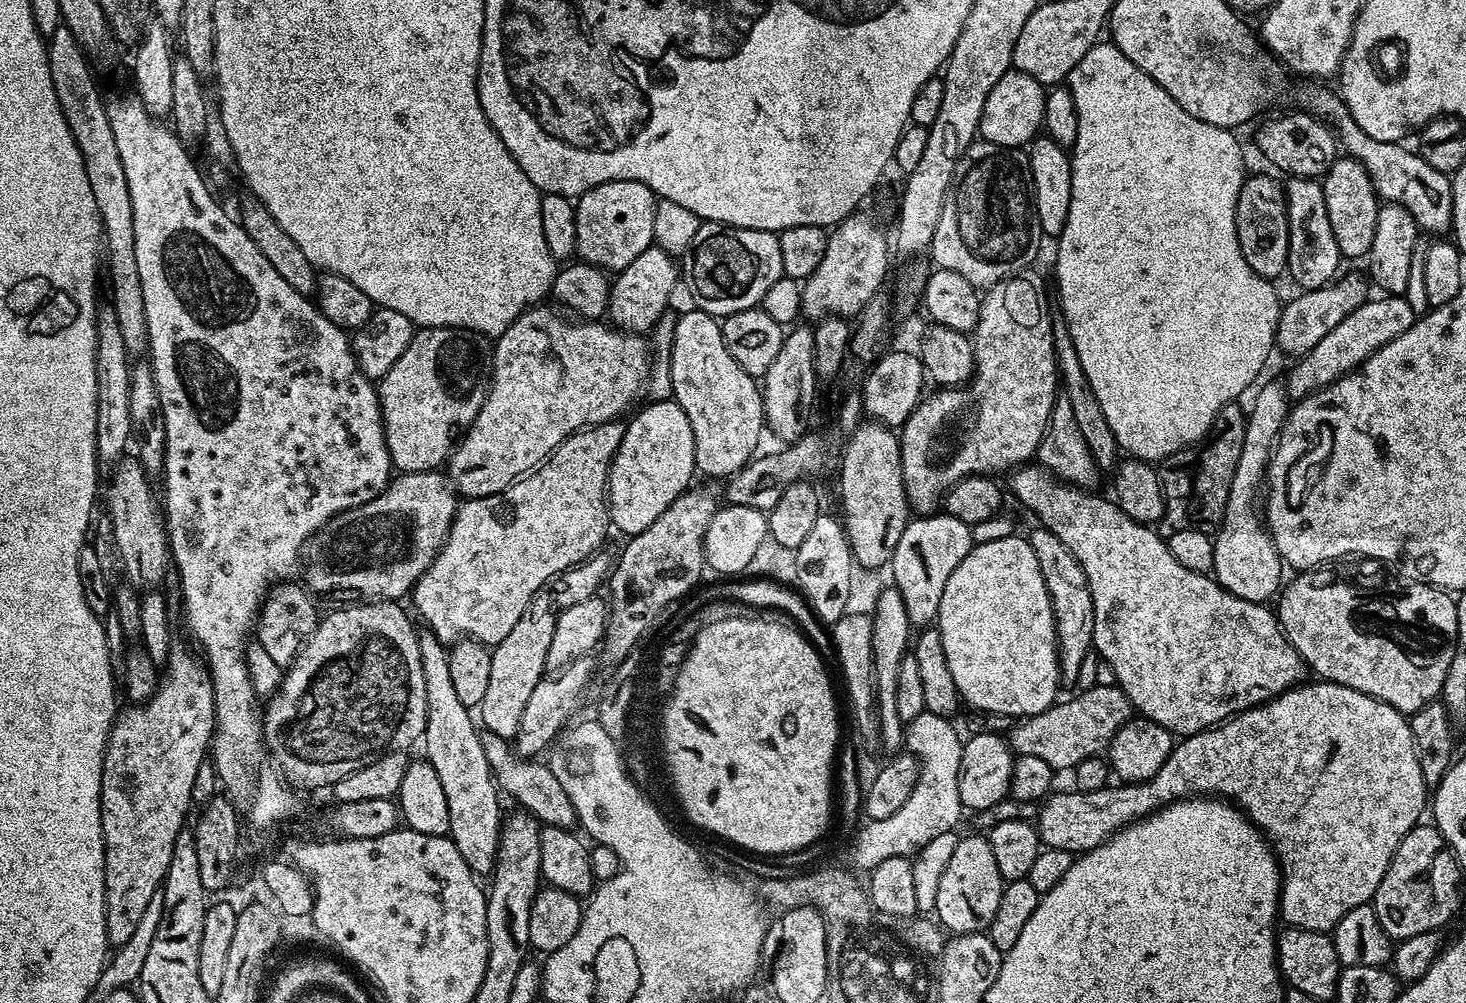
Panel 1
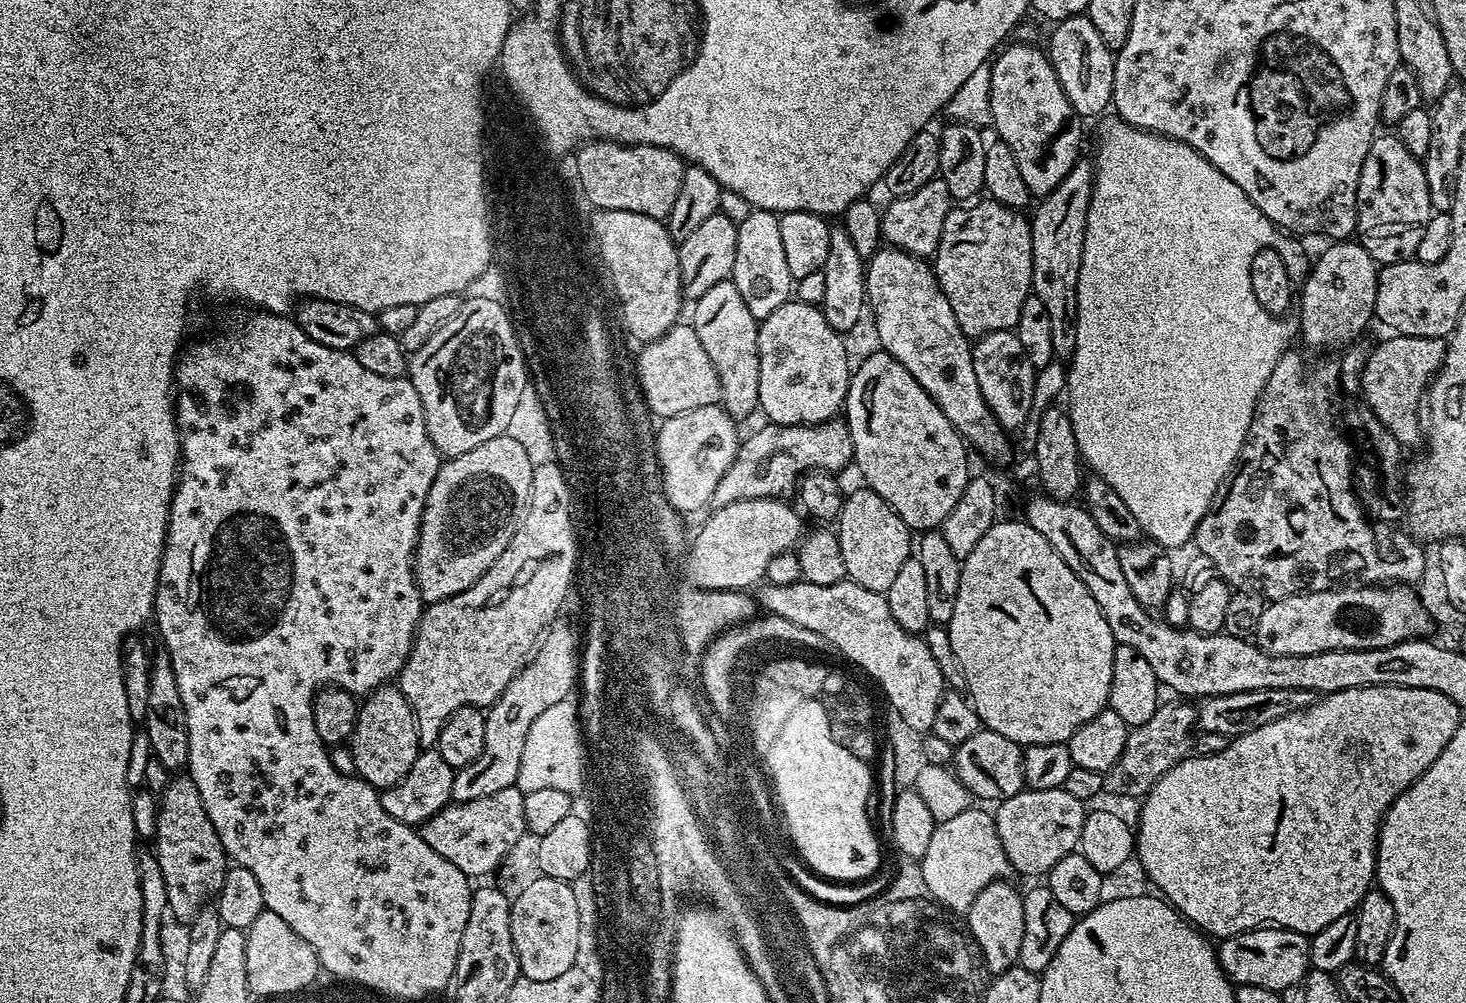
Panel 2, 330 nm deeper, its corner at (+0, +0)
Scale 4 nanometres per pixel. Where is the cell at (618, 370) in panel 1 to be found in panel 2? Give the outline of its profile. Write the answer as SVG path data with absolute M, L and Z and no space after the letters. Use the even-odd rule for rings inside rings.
M673 323L655 339L647 341L636 360L644 400L656 418L676 416L686 410L717 403L720 396L720 383L706 350L702 350L702 342L698 342L698 334L691 323L680 323Z

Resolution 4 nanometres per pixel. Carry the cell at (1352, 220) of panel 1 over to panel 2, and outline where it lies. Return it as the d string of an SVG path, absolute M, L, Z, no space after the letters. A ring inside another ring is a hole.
M1377 135L1364 159L1356 191L1358 243L1380 266L1411 260L1433 214L1423 163L1408 153L1395 135Z

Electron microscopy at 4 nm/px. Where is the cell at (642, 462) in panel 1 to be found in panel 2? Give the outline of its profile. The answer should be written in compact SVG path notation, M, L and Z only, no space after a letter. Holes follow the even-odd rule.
M719 403L680 412L659 421L656 456L659 483L669 503L682 512L700 510L721 483L737 447L737 425Z

